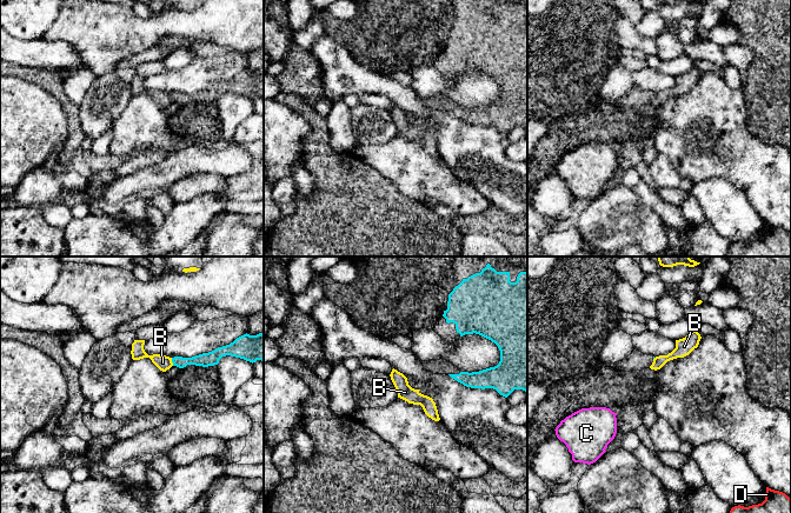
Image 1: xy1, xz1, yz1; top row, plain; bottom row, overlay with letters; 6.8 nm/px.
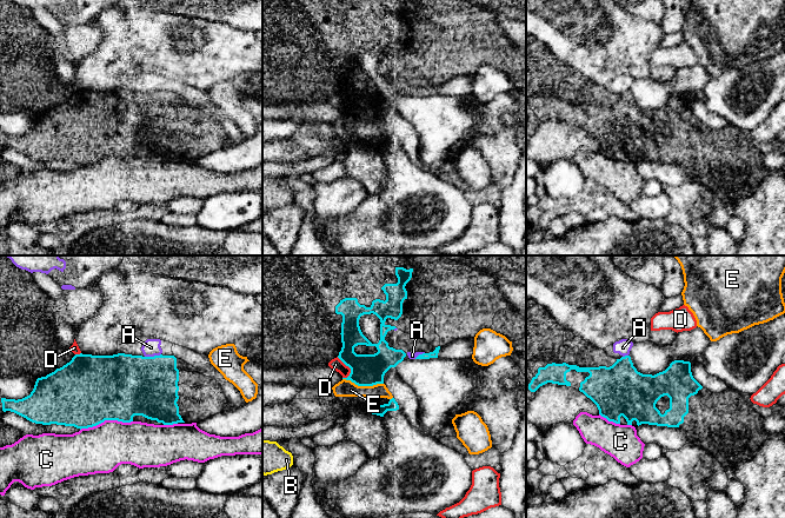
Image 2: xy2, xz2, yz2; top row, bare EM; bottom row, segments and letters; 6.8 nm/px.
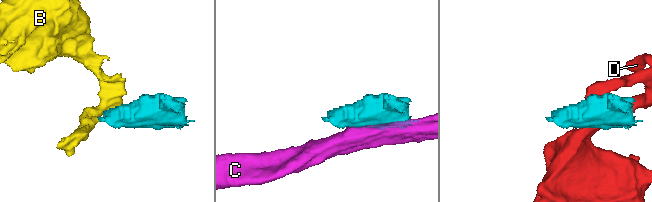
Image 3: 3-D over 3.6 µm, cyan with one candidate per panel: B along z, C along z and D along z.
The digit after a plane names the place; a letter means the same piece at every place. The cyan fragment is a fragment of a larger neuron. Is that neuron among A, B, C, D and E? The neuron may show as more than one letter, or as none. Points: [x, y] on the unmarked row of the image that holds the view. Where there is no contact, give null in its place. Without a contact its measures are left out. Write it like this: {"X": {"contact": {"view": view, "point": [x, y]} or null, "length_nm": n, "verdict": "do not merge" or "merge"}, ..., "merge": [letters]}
{"A": {"contact": {"view": "xy2", "point": [152, 93]}, "length_nm": 110, "verdict": "do not merge"}, "B": {"contact": {"view": "xy1", "point": [172, 98]}, "length_nm": 60, "verdict": "merge"}, "C": {"contact": {"view": "xy2", "point": [106, 155]}, "length_nm": 360, "verdict": "do not merge"}, "D": {"contact": {"view": "xz2", "point": [348, 103]}, "length_nm": 170, "verdict": "do not merge"}, "E": {"contact": {"view": "xz2", "point": [363, 121]}, "length_nm": 280, "verdict": "do not merge"}, "merge": ["B"]}

